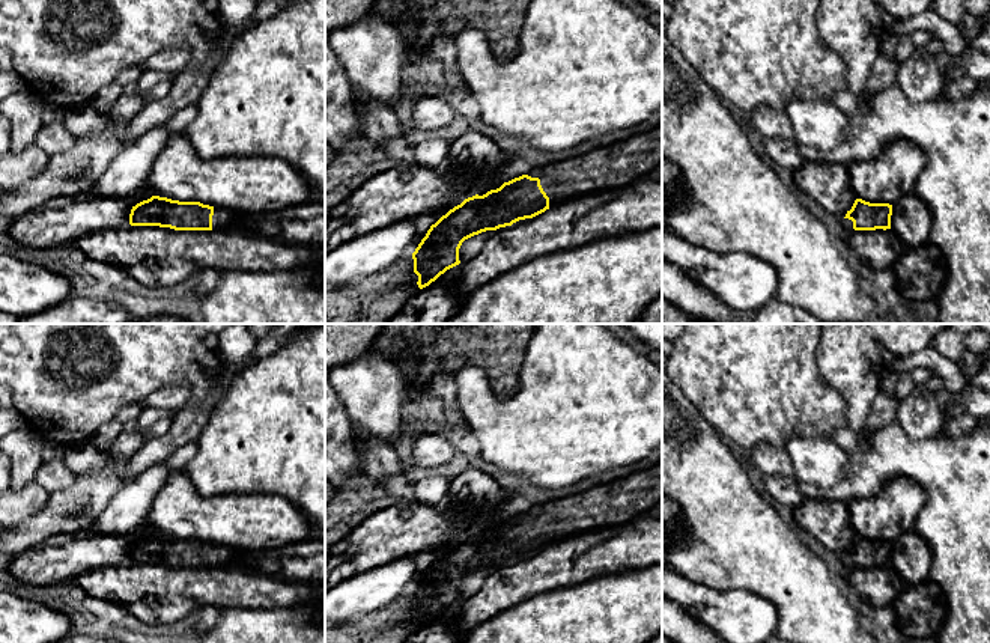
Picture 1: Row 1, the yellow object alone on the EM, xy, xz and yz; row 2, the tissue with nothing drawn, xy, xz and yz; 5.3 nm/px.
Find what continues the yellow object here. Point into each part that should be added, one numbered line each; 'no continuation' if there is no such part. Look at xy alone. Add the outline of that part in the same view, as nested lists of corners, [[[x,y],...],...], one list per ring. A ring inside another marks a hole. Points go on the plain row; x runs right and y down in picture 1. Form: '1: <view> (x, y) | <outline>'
1: xy (223, 556) | [[[214,544],[212,568],[238,566],[241,551],[226,545]]]

